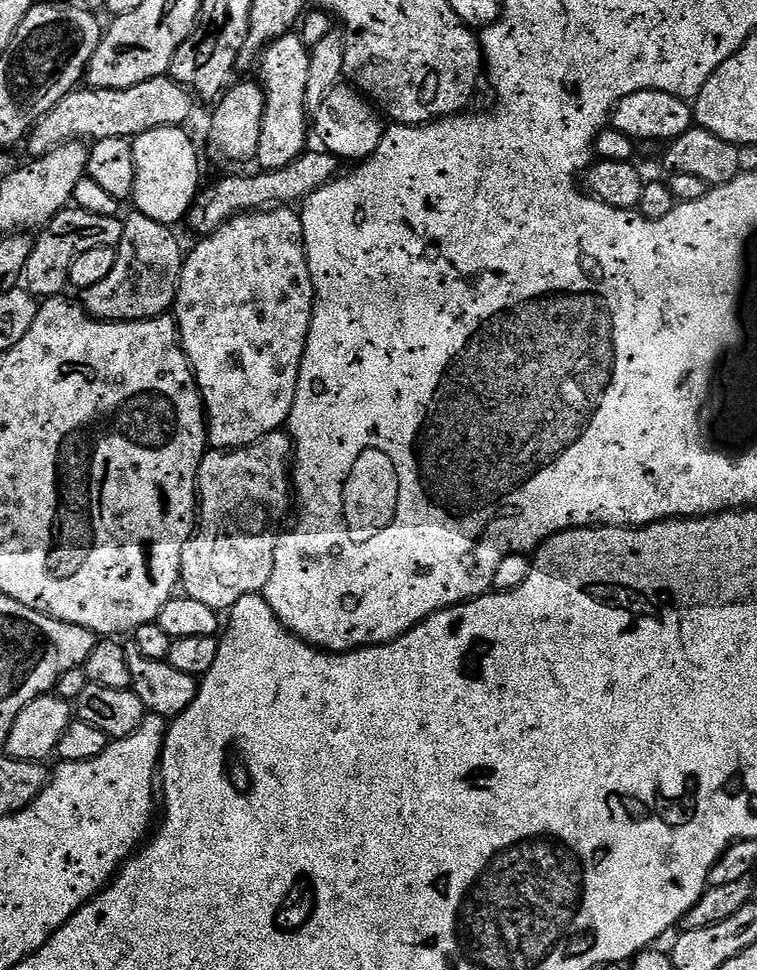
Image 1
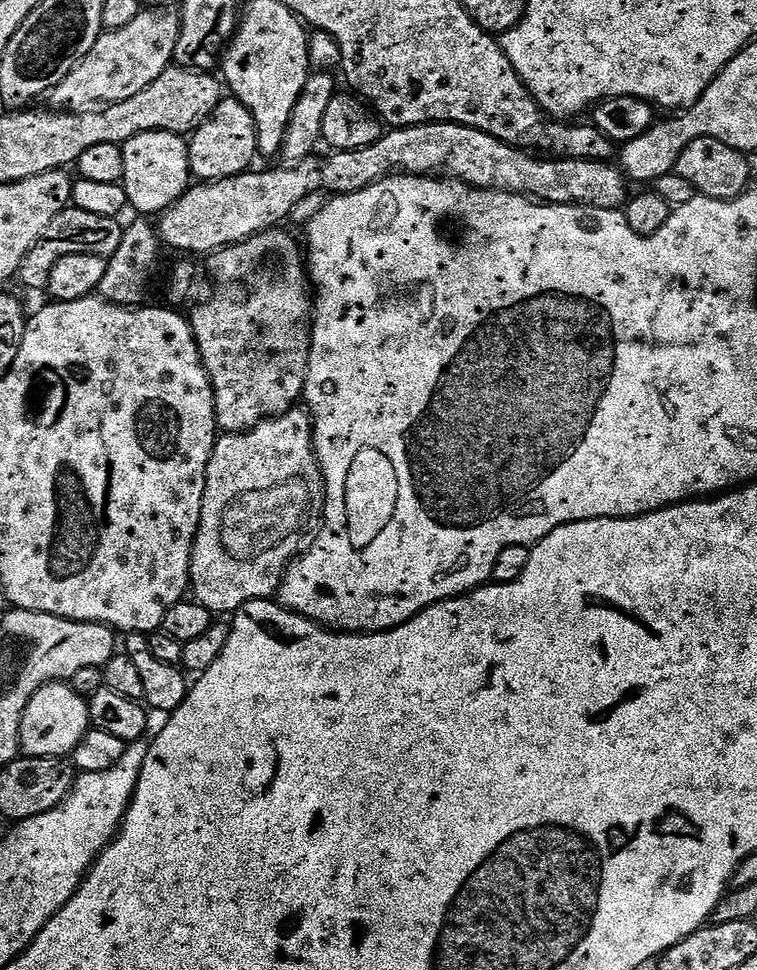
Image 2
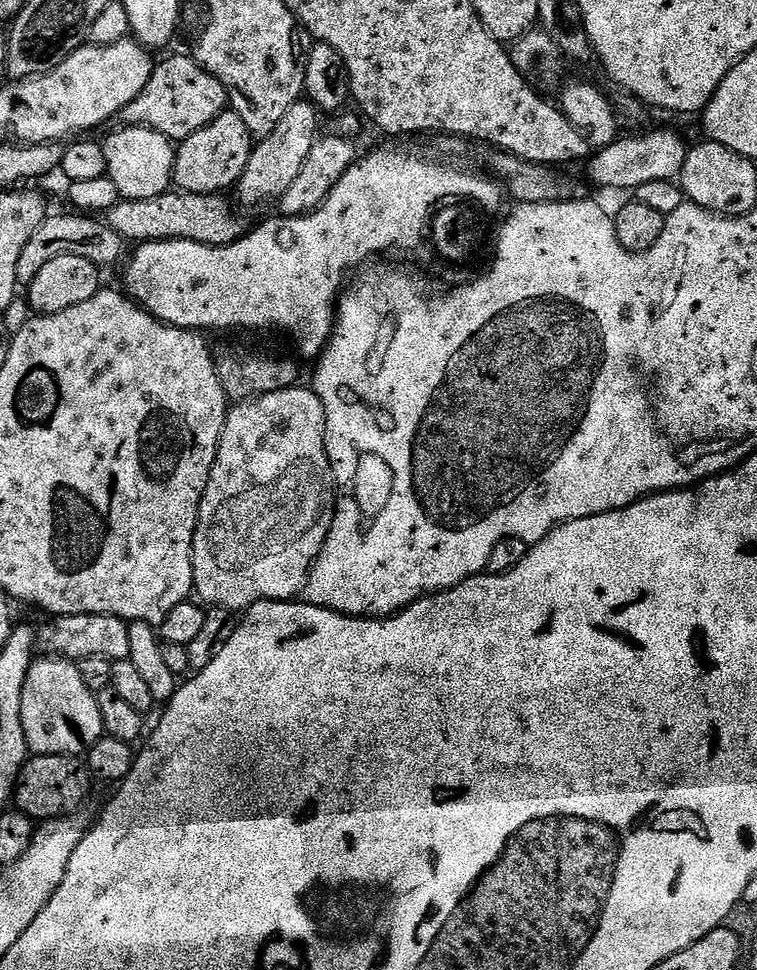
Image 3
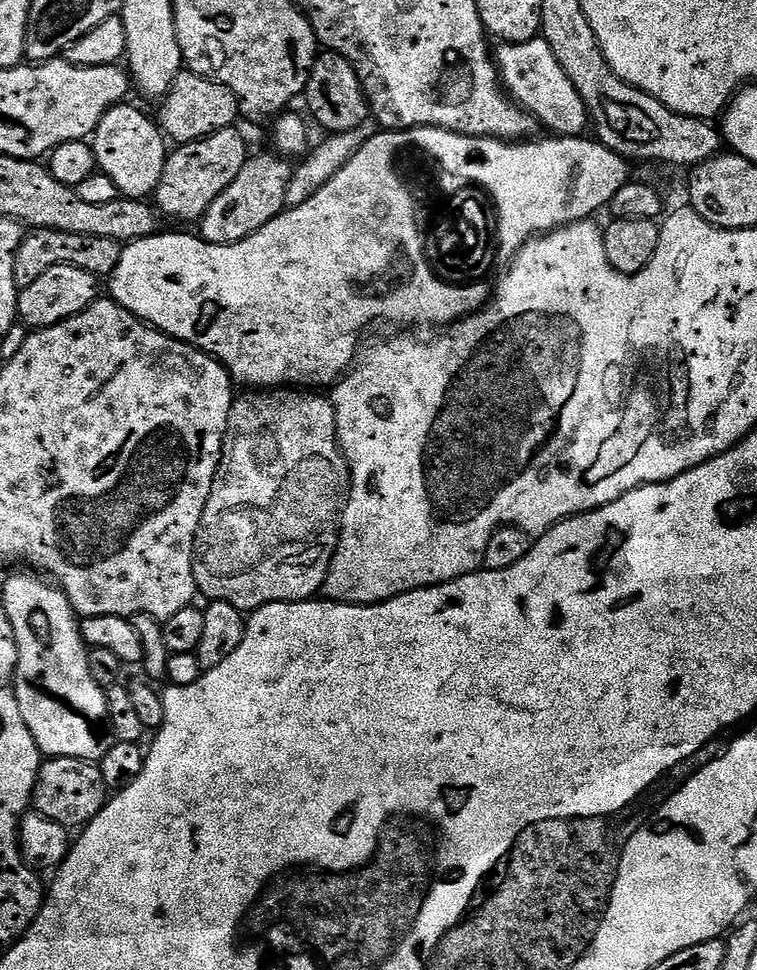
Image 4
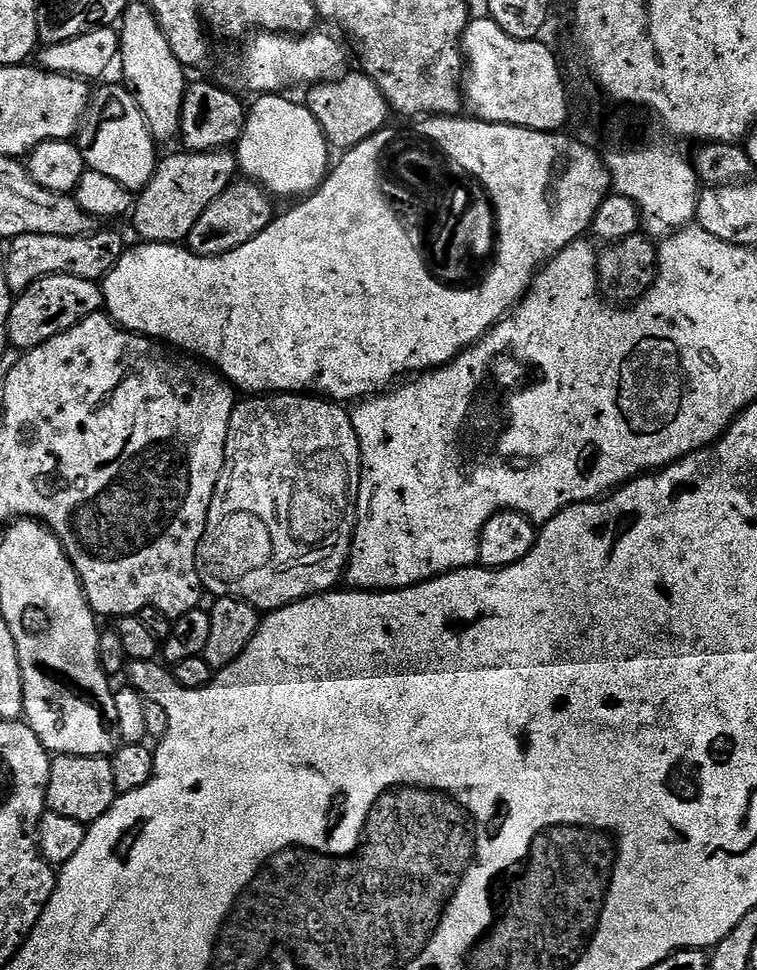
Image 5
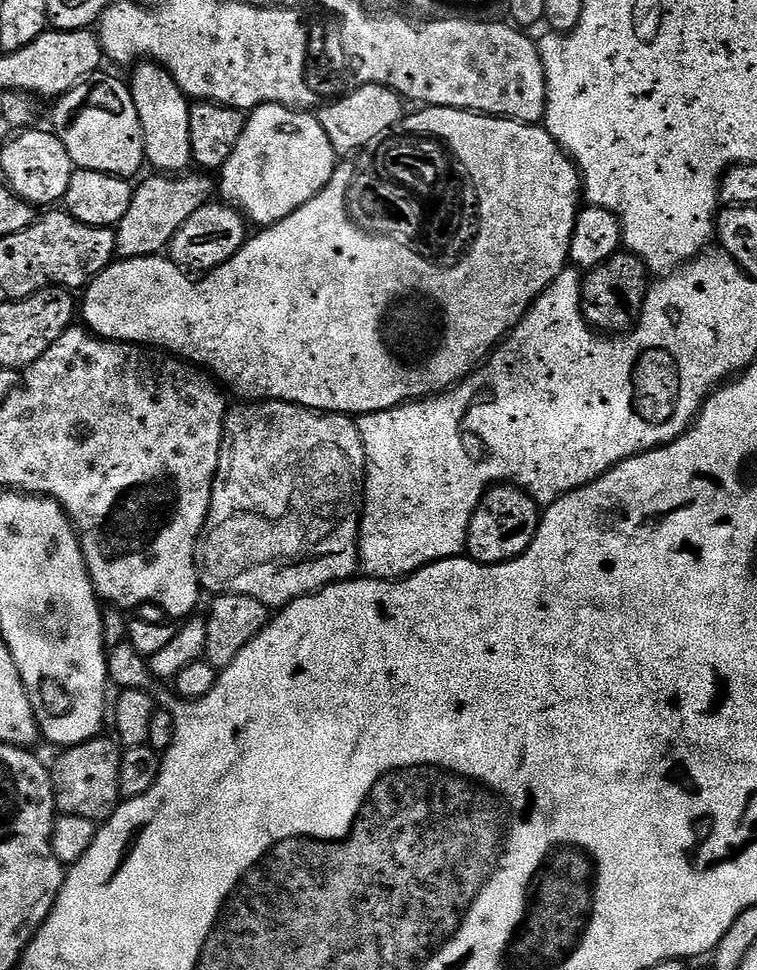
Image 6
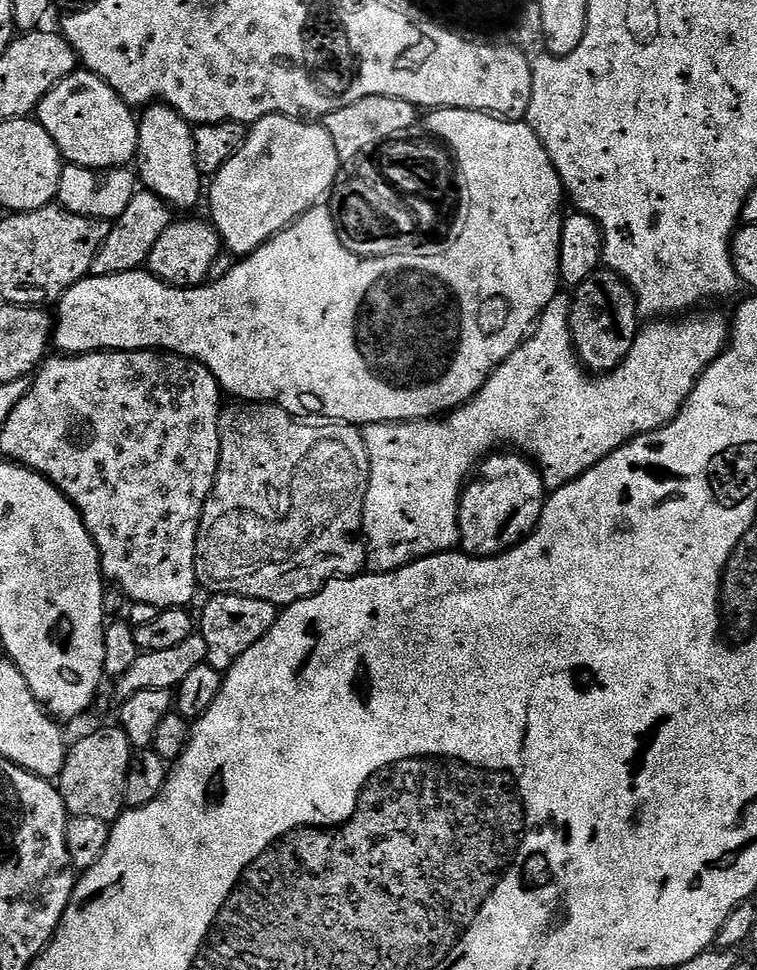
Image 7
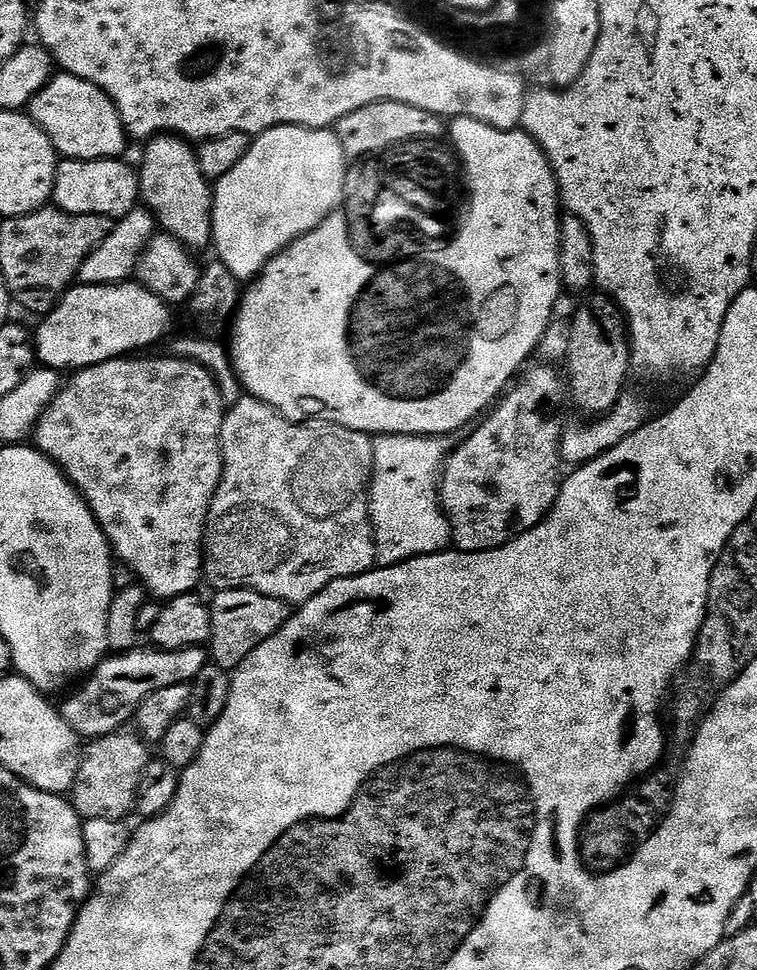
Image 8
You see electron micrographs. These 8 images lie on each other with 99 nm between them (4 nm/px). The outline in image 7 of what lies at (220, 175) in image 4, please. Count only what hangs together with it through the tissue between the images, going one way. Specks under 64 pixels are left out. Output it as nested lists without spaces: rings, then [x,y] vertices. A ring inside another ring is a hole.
[[[147,190],[137,191],[130,206],[126,206],[120,217],[112,221],[110,234],[92,263],[91,275],[109,276],[143,269],[148,263],[150,250],[154,250],[154,242],[158,242],[173,223],[174,212],[166,201]]]

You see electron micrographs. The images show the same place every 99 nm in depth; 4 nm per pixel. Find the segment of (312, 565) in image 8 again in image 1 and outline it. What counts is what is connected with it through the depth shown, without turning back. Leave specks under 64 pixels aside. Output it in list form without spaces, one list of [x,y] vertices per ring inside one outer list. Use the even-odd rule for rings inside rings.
[[[281,430],[271,432],[266,438],[262,438],[256,444],[248,444],[244,448],[234,448],[231,450],[208,450],[205,451],[200,463],[200,473],[196,479],[198,489],[198,527],[188,544],[182,550],[182,570],[180,571],[180,584],[183,591],[190,598],[198,602],[206,602],[206,606],[217,610],[235,609],[238,598],[243,596],[255,596],[263,593],[266,582],[270,582],[270,574],[274,570],[274,550],[278,539],[276,527],[280,524],[280,519],[288,512],[288,503],[294,500],[294,481],[291,471],[294,467],[294,445],[291,436],[287,431]]]

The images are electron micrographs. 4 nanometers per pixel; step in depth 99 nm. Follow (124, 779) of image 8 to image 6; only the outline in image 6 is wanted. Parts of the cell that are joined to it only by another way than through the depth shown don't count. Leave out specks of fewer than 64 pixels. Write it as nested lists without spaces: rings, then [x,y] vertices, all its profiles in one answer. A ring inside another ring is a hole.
[[[101,734],[92,740],[75,744],[73,748],[63,749],[51,765],[52,789],[56,795],[56,807],[63,815],[90,818],[103,822],[116,811],[122,803],[118,790],[118,776],[122,749],[115,739]]]

